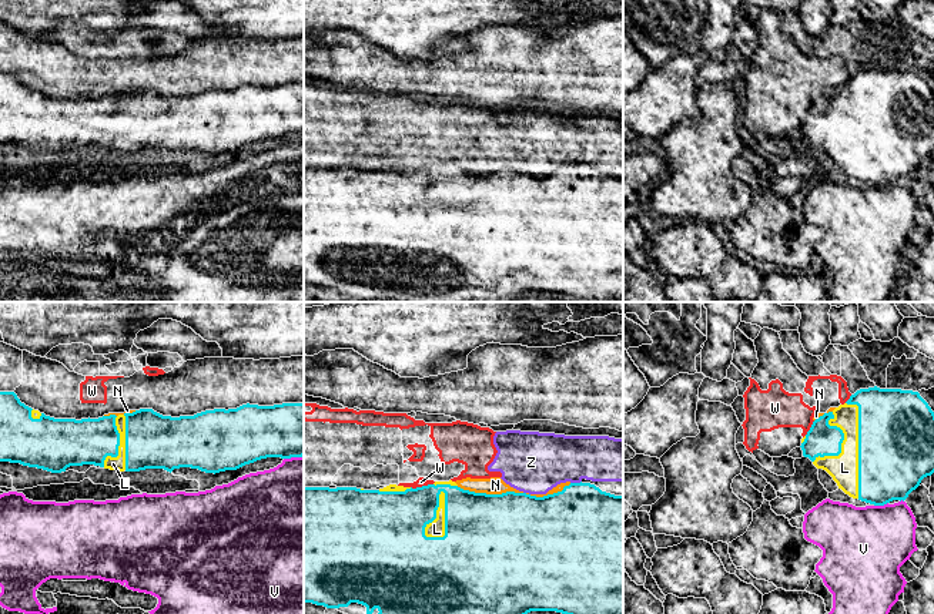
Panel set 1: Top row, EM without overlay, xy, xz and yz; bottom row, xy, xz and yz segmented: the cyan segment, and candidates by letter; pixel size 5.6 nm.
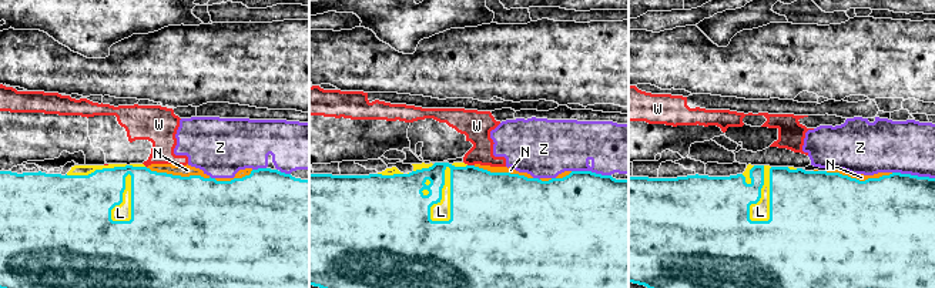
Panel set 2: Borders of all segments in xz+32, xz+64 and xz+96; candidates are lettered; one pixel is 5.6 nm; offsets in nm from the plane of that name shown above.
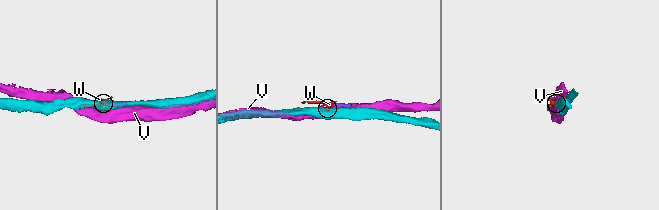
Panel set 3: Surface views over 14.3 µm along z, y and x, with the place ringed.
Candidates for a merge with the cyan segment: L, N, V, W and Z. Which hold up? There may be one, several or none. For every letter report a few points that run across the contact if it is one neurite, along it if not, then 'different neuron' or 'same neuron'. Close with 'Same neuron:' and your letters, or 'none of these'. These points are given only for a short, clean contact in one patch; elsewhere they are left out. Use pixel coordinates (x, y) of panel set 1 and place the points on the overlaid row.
L: same neuron
N: different neuron
V: different neuron
W: different neuron
Z: different neuron
Same neuron: L

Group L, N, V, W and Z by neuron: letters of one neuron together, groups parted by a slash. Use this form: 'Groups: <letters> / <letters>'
Groups: L / N W Z / V

